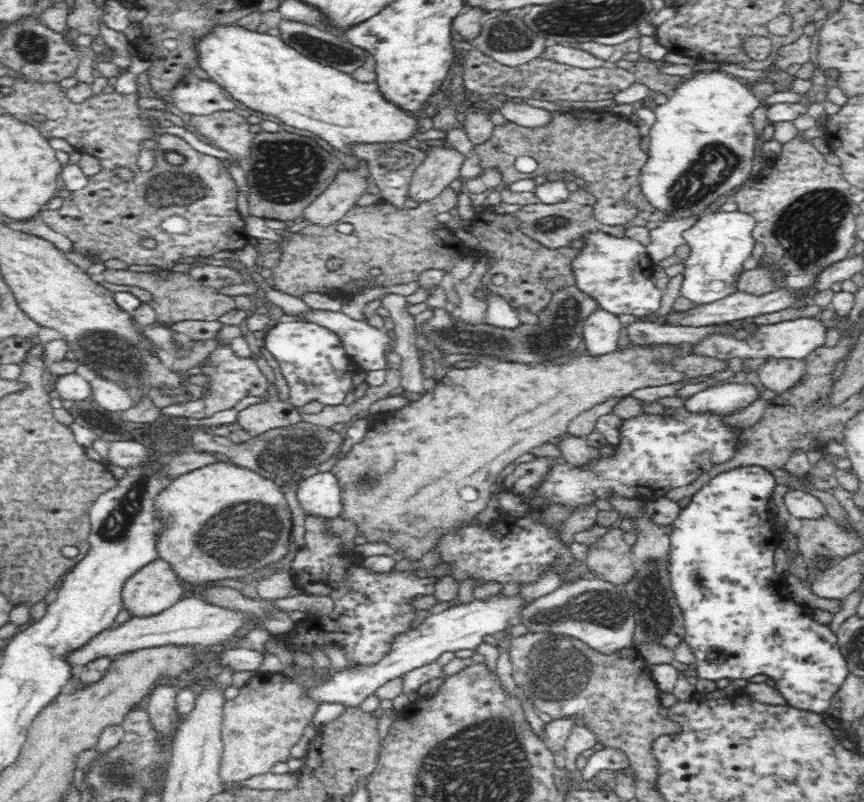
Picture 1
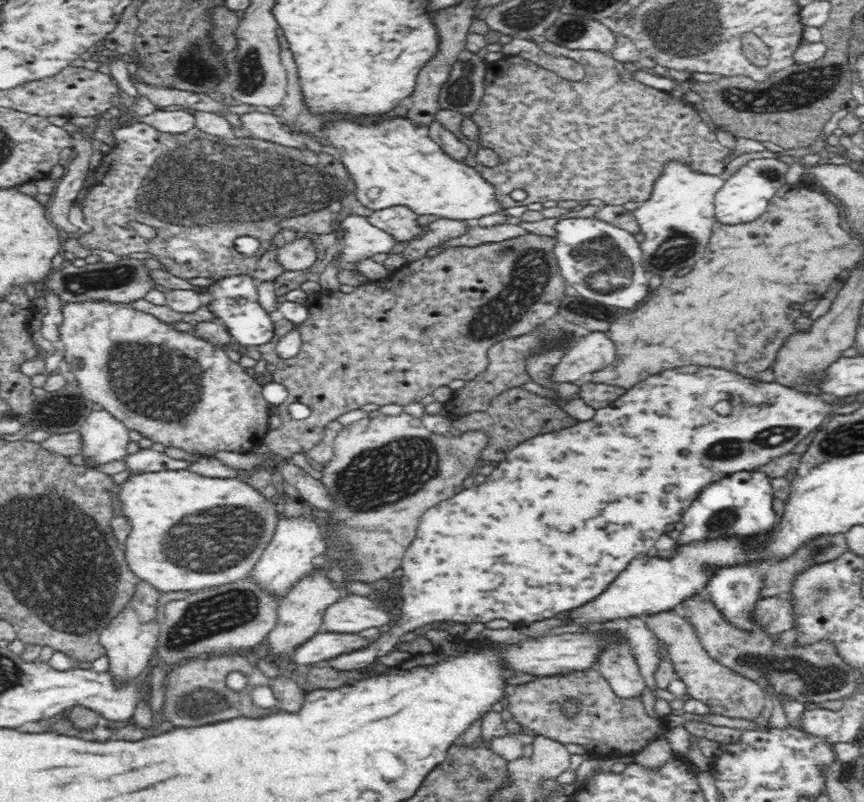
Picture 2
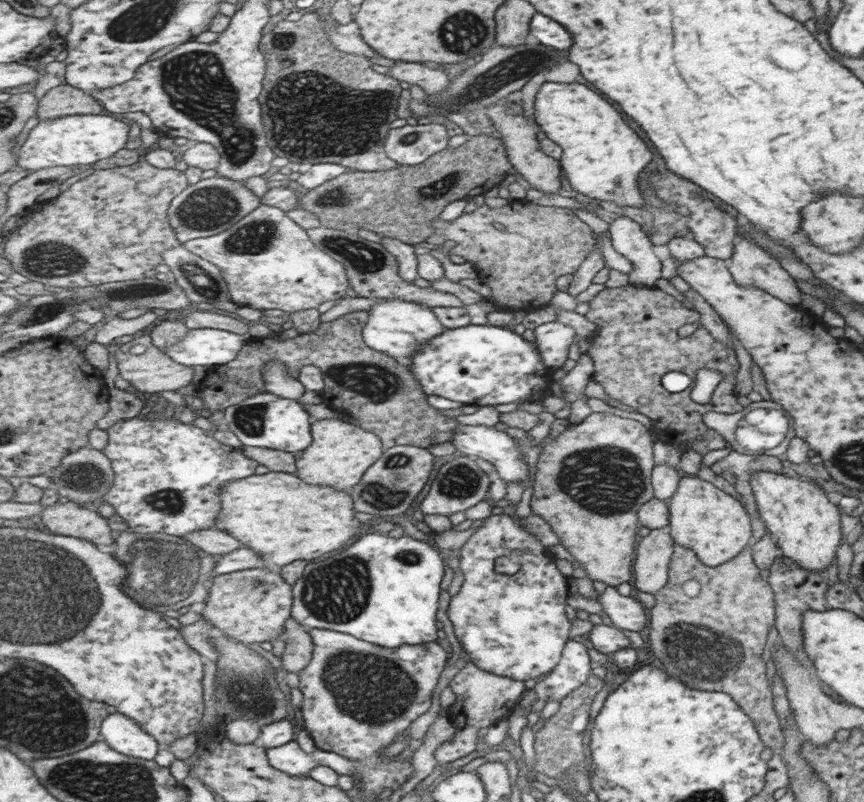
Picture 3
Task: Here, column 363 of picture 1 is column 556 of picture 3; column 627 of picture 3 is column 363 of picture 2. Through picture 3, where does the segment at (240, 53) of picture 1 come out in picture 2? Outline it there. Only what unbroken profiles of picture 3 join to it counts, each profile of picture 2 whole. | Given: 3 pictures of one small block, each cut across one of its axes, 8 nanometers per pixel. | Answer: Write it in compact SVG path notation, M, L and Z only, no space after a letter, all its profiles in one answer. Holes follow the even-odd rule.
M384 120L376 126L358 126L352 122L338 122L326 132L334 144L334 152L340 152L340 162L356 182L355 195L360 202L378 211L392 206L406 206L417 216L434 216L446 220L466 220L476 223L490 214L503 214L505 208L495 196L495 188L473 167L450 158L450 155L428 136L428 127L415 125L410 120Z

